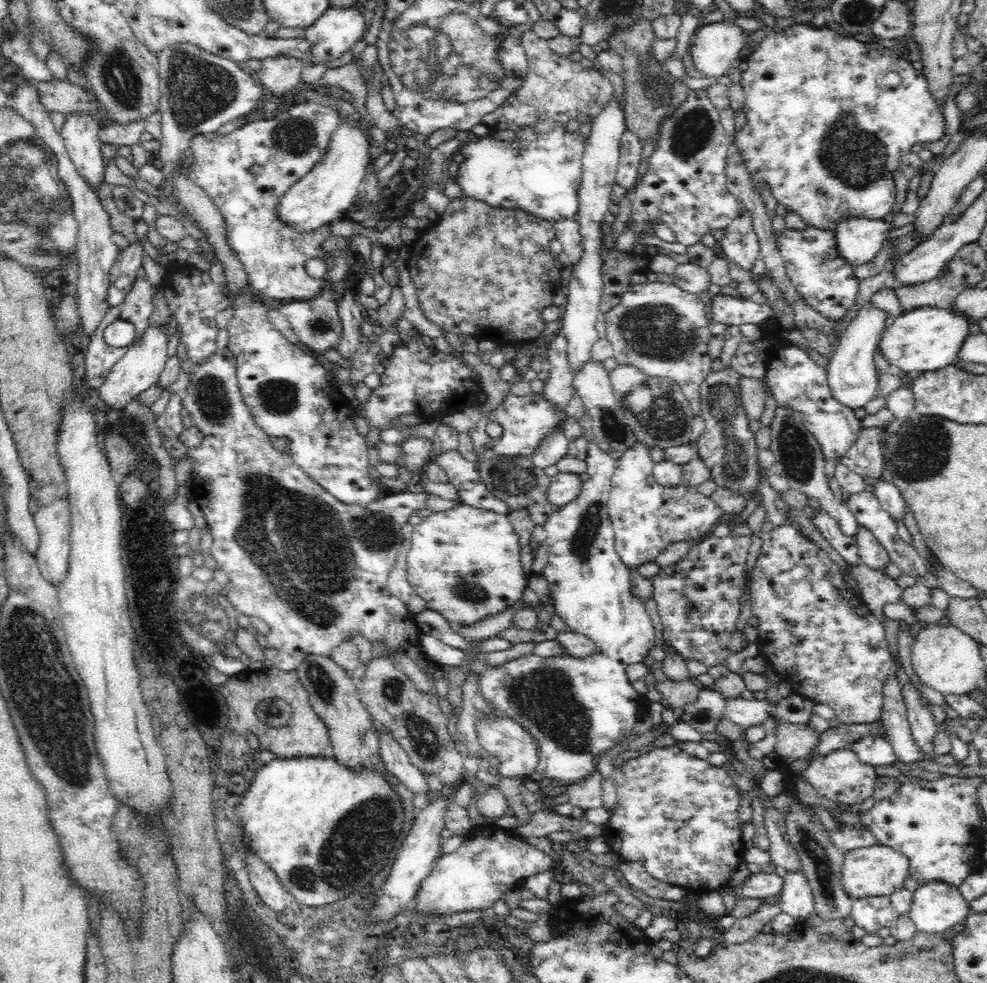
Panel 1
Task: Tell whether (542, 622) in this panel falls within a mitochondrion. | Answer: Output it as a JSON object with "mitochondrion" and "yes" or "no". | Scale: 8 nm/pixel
{"mitochondrion":"no"}

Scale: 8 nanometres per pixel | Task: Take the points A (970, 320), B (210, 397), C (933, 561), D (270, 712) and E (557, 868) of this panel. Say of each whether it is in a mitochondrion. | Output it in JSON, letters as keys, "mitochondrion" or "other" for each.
{"A":"other","B":"mitochondrion","C":"other","D":"other","E":"other"}

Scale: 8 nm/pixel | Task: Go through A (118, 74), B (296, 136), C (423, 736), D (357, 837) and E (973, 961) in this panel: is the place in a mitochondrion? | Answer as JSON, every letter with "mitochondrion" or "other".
{"A":"mitochondrion","B":"mitochondrion","C":"mitochondrion","D":"mitochondrion","E":"other"}

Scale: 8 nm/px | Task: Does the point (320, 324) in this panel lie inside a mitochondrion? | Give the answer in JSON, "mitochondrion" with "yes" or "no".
{"mitochondrion":"yes"}

